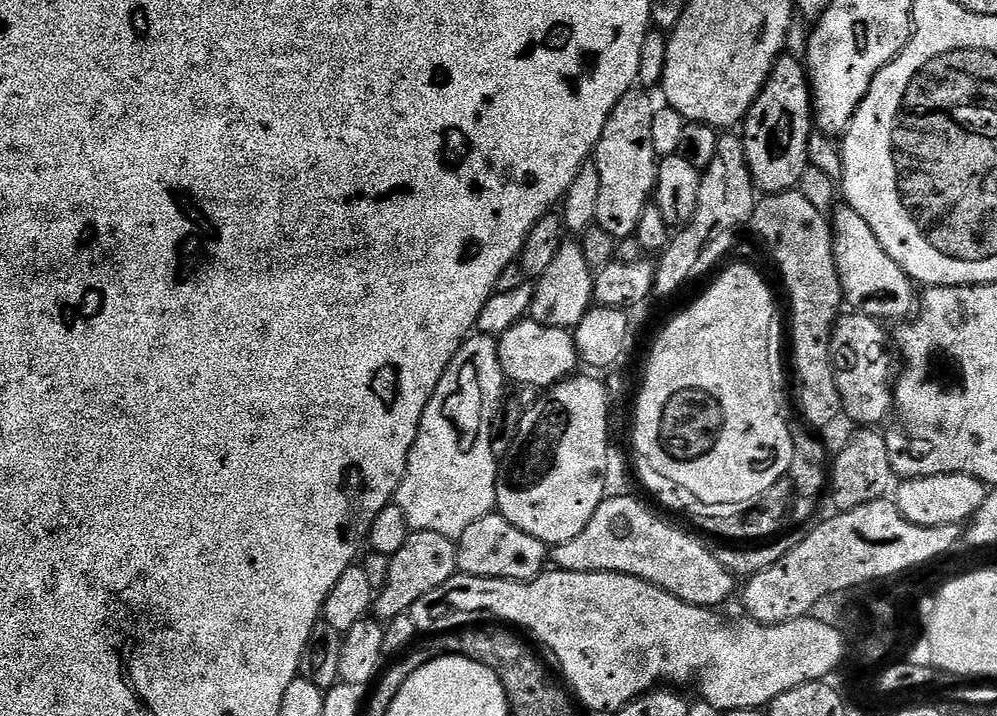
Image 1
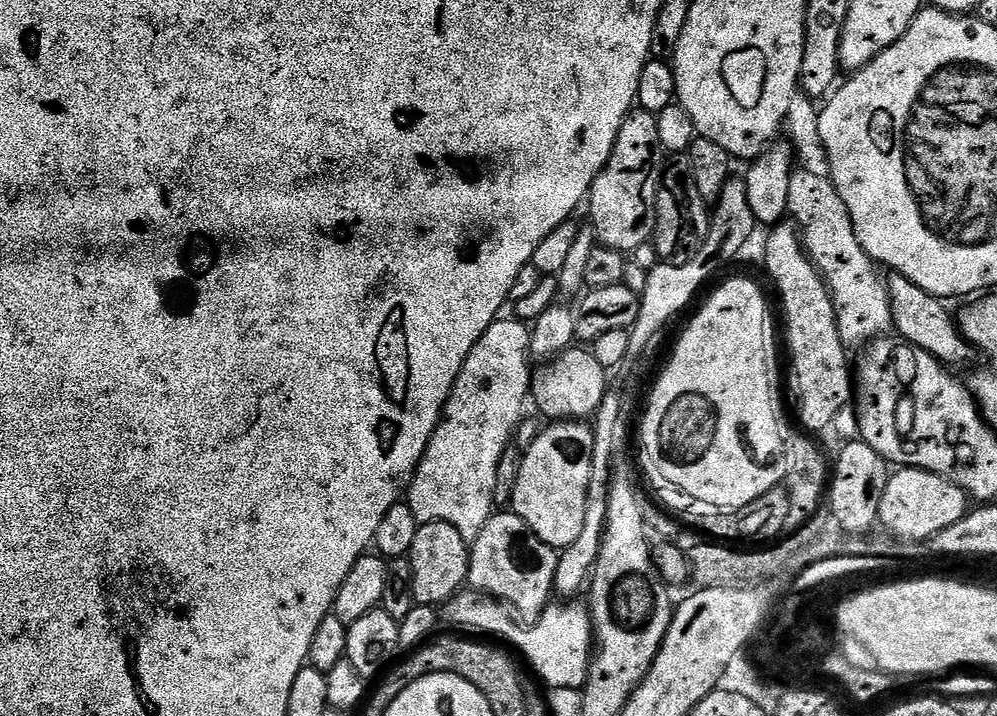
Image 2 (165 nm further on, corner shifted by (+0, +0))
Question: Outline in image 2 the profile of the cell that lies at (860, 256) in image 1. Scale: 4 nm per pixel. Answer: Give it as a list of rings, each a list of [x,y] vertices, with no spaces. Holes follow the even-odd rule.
[[[892,274],[889,277],[886,280],[888,306],[892,309],[892,326],[899,339],[926,350],[926,354],[945,366],[964,364],[974,356],[972,345],[960,335],[959,323],[954,319],[953,313],[951,316],[944,309],[945,301],[941,297],[931,296],[926,290],[922,290],[922,286],[910,282],[910,278],[905,276]]]

